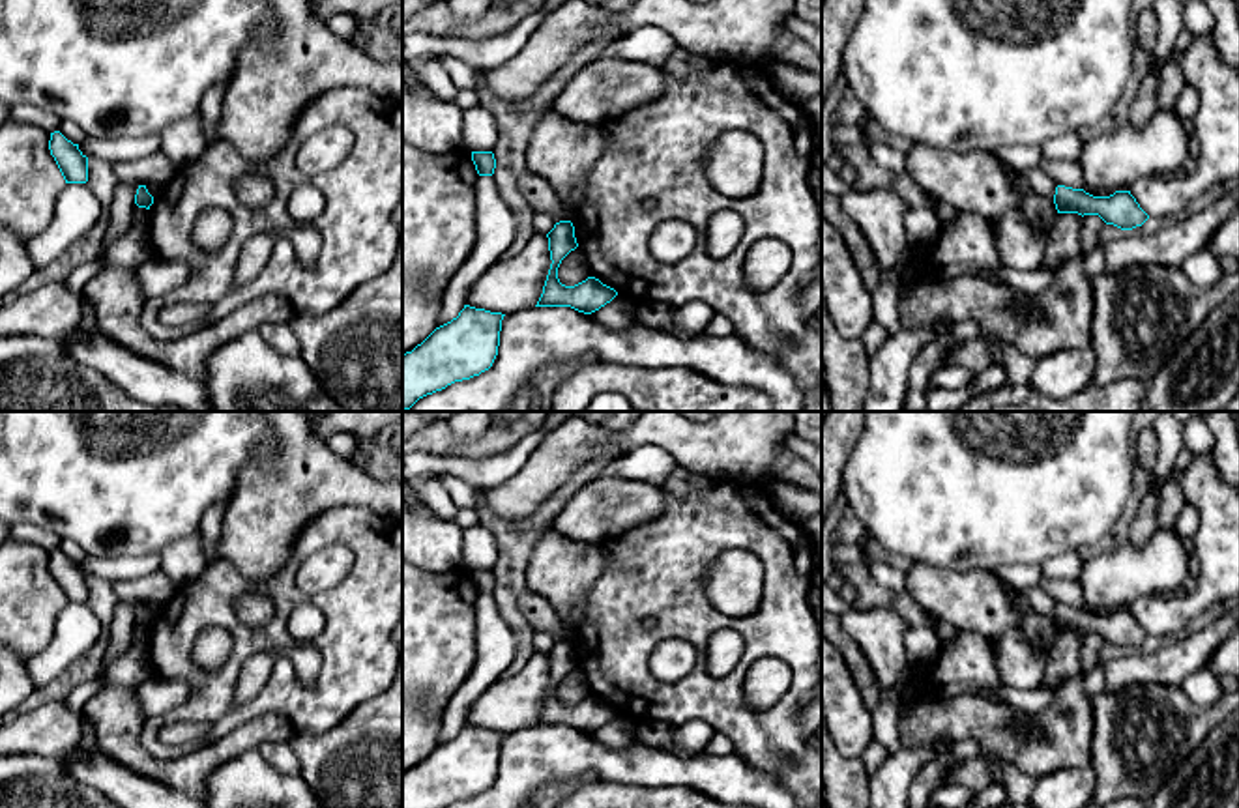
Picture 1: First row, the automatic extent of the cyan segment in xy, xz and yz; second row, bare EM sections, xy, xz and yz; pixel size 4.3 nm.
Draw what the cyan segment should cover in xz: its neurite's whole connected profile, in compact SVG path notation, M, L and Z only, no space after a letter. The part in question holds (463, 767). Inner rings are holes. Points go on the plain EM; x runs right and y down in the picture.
M464 724L457 737L402 772L402 808L445 808L488 789L498 774L503 735Z

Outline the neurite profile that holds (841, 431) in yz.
M827 411L822 419L822 522L842 492L848 456L865 430L868 411Z

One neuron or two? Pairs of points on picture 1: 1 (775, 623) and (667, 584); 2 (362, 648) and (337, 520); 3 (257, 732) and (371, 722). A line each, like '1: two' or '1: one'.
1: one
2: one
3: two

